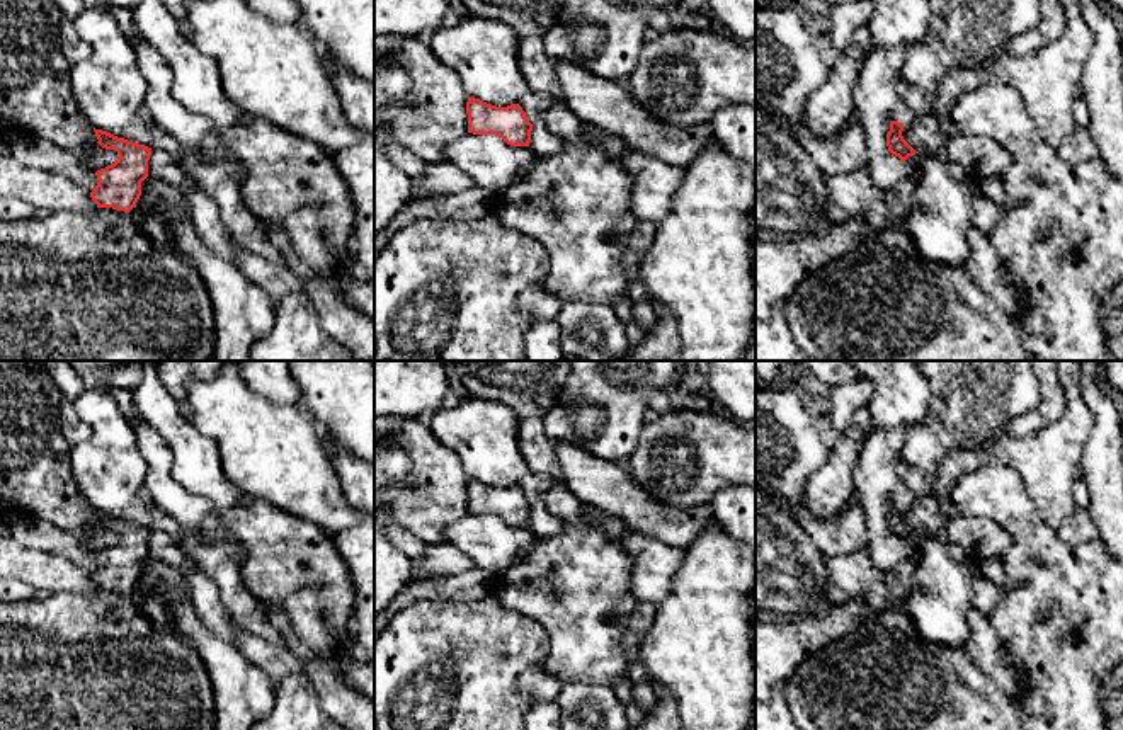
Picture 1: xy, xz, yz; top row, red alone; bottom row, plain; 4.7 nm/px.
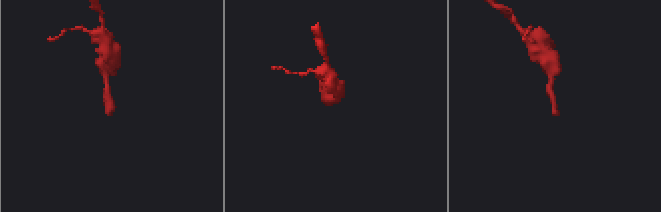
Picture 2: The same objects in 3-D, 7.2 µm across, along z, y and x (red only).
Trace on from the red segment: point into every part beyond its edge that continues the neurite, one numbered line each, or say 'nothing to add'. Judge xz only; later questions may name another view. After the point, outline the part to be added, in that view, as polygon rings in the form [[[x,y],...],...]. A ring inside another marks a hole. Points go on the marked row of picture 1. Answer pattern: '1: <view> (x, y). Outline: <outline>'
nothing to add

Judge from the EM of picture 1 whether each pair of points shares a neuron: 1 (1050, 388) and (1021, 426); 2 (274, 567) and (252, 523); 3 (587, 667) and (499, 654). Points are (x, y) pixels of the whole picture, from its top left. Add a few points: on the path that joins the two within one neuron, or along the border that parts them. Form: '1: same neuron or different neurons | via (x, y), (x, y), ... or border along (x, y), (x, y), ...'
1: same neuron | via (1050, 399), (1050, 404), (1031, 422)
2: same neuron | via (274, 557), (274, 545), (262, 533)
3: different neurons | border along (536, 621), (548, 632), (548, 652), (543, 662)

